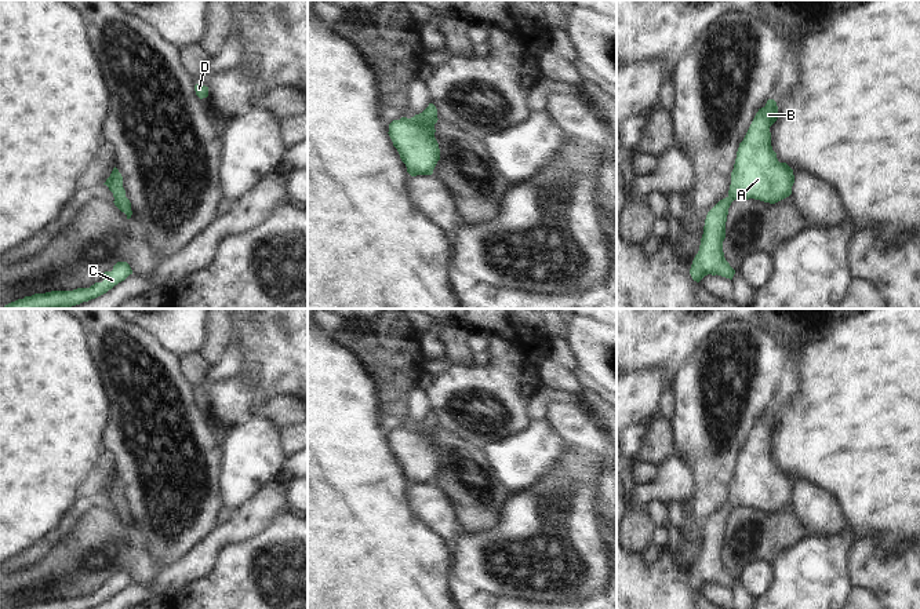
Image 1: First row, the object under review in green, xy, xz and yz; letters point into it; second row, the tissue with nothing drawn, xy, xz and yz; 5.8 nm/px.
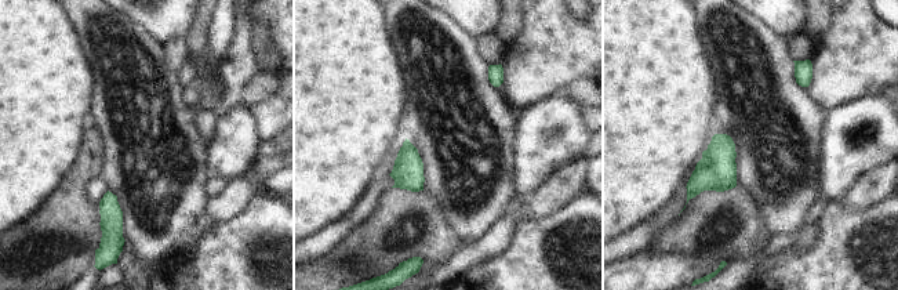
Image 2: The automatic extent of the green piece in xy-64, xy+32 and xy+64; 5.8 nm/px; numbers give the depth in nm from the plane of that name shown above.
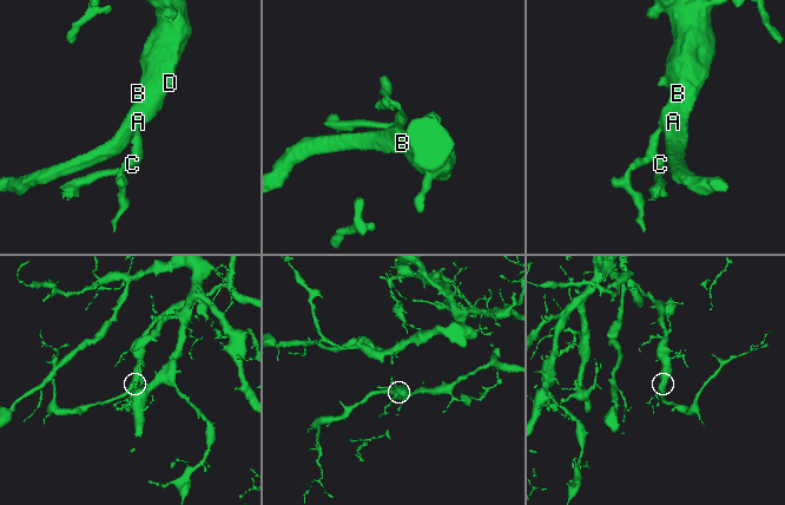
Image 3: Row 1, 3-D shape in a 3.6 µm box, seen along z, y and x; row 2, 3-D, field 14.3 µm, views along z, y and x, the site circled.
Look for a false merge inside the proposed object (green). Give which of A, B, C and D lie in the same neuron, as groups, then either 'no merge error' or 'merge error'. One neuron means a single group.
groups A B C D; no merge error

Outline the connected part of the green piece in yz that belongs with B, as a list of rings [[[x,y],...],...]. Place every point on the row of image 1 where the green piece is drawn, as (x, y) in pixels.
[[[768,99],[766,106],[756,113],[739,143],[728,196],[720,200],[705,219],[699,251],[690,269],[690,274],[697,282],[708,274],[730,280],[735,274],[723,252],[728,208],[734,200],[754,198],[775,204],[792,194],[793,169],[786,163],[778,161],[771,146],[770,127],[777,118],[777,102]]]

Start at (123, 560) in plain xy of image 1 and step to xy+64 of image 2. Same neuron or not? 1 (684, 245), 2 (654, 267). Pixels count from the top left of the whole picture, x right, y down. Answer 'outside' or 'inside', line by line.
1: inside
2: outside

